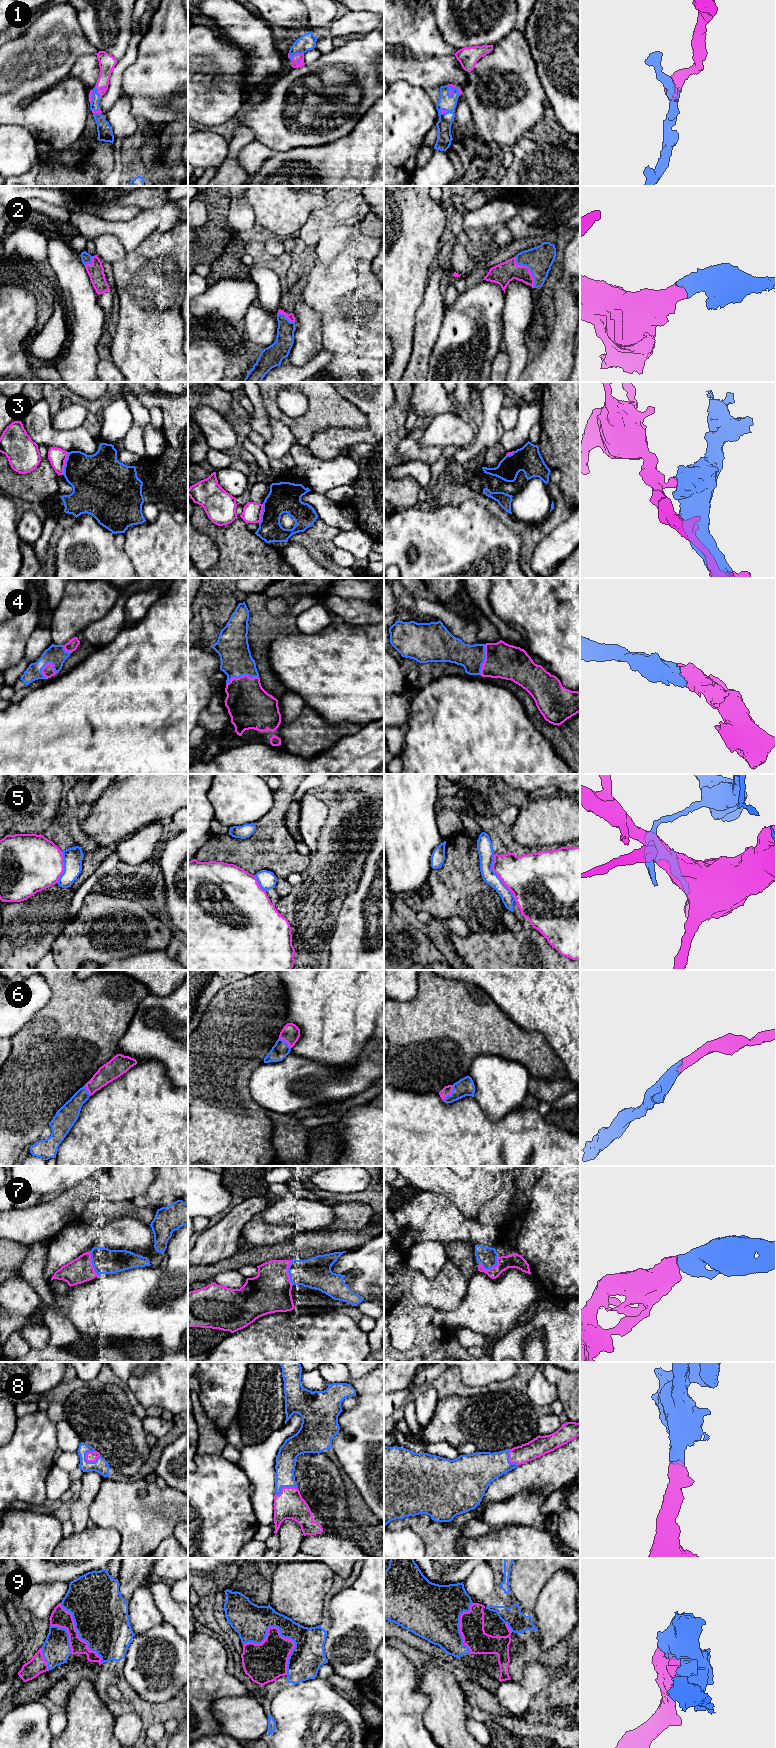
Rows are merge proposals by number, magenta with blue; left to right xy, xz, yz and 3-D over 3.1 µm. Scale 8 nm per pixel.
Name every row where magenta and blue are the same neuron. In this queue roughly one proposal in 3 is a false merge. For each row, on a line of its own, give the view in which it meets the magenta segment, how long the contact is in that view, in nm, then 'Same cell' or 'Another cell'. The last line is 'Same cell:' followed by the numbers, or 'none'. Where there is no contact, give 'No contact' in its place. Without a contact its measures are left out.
1: Touches magenta in xz. Shared border 130 nm. Same cell
2: Touches magenta in yz. Shared border 300 nm. Same cell
3: Touches magenta in xy. Shared border 190 nm. Another cell
4: Touches magenta in xz. Shared border 280 nm. Same cell
5: Touches magenta in yz. Shared border 420 nm. Another cell
6: Touches magenta in yz. Shared border 150 nm. Same cell
7: Touches magenta in yz. Shared border 170 nm. Same cell
8: Touches magenta in xy. Shared border 130 nm. Same cell
9: Touches magenta in xz. Shared border 440 nm. Same cell
Same cell: 1, 2, 4, 6, 7, 8, 9

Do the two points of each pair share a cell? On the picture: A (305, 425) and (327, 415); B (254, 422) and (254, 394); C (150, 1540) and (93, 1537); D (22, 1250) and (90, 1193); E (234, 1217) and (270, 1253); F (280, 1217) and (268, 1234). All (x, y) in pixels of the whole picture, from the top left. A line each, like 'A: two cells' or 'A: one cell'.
A: one cell
B: one cell
C: two cells
D: two cells
E: two cells
F: two cells

